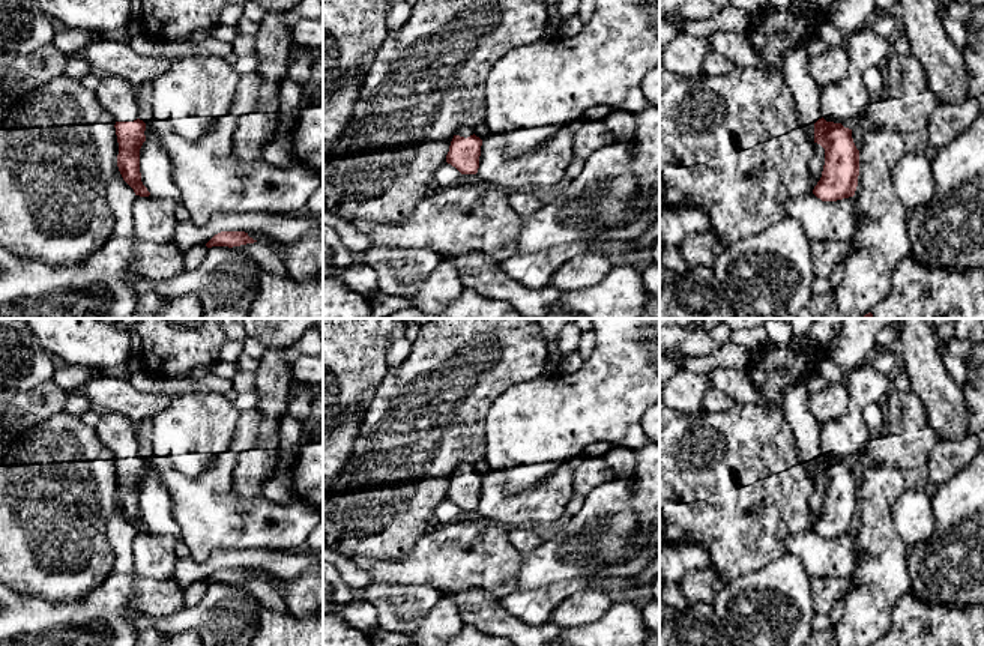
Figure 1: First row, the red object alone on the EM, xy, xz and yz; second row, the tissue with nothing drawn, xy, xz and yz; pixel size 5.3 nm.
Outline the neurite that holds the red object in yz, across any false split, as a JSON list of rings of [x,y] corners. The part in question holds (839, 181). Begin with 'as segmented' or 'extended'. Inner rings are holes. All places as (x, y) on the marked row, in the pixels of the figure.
as segmented; [[[822,117],[814,123],[814,143],[825,149],[825,165],[813,194],[822,201],[853,197],[859,176],[859,150],[852,129]]]

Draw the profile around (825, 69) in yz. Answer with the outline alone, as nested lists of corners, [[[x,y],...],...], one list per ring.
[[[844,45],[831,47],[831,50],[820,56],[810,56],[808,74],[819,84],[820,89],[831,86],[847,74],[849,59]]]

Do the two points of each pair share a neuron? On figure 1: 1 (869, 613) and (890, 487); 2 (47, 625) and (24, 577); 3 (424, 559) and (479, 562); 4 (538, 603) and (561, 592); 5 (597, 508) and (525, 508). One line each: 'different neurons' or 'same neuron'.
1: same neuron
2: different neurons
3: same neuron
4: same neuron
5: different neurons

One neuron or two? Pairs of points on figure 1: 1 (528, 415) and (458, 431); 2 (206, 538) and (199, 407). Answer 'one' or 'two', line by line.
1: two
2: two

